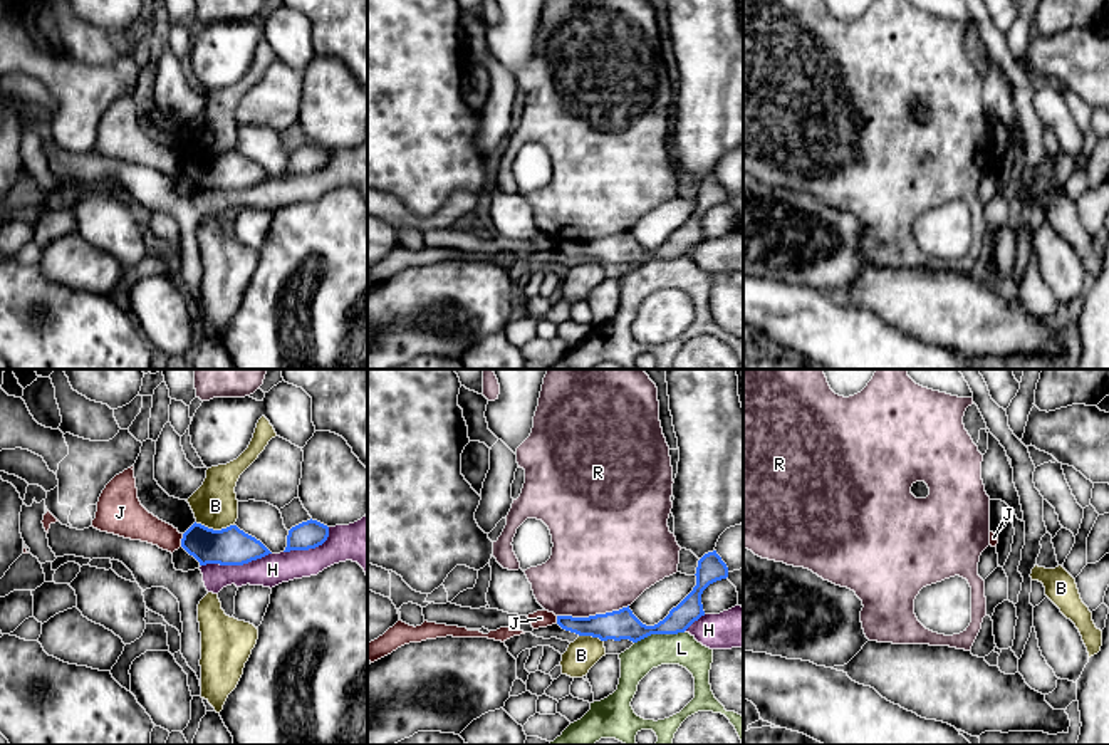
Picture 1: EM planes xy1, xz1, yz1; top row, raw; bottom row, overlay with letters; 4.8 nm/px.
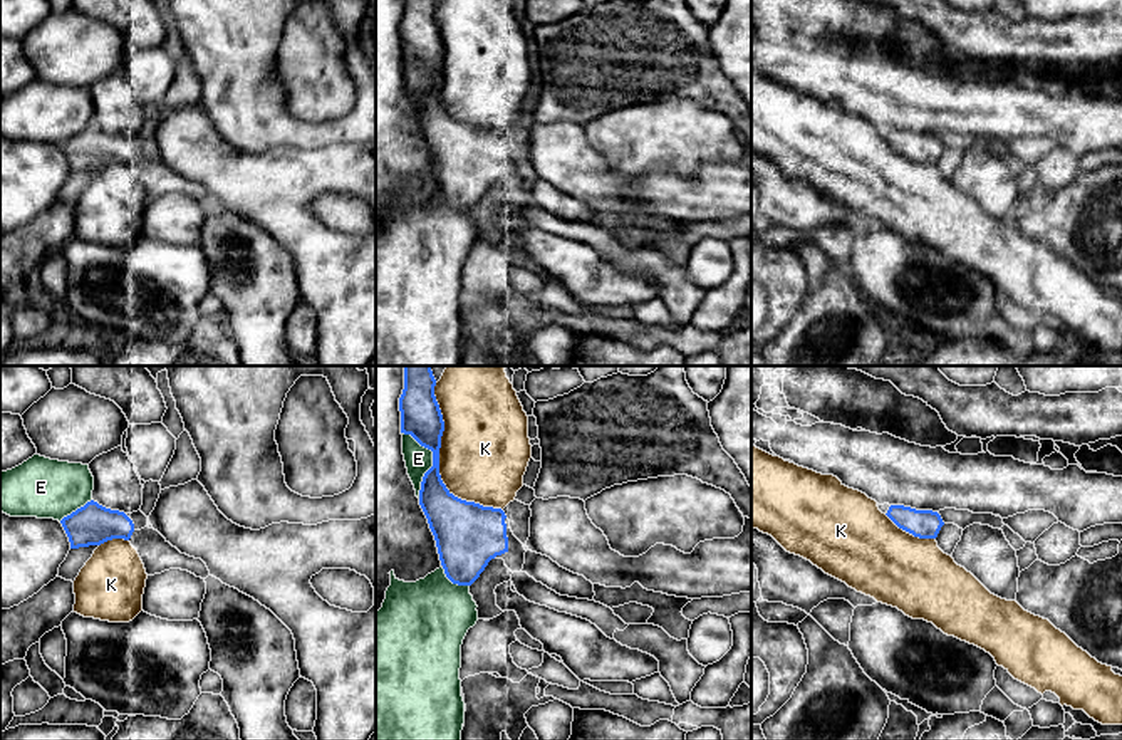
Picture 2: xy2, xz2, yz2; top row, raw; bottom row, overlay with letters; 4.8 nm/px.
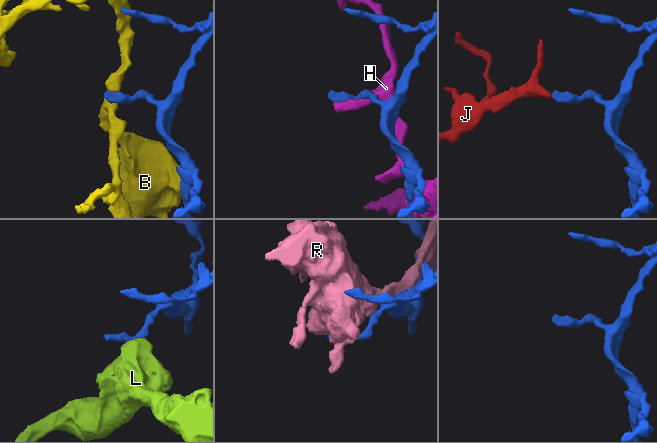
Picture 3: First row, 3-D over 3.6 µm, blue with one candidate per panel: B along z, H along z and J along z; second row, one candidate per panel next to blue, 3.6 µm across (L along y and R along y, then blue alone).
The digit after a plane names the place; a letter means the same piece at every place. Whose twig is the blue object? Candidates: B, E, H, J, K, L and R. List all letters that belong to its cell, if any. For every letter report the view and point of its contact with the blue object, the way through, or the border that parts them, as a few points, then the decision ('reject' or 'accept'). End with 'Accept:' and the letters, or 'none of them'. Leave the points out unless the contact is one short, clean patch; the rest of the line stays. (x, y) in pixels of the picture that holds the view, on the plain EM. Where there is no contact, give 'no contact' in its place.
B: meets blue in xy1 at (215, 155); reject
E: meets blue in xz2 at (433, 84); reject
H: meets blue in xy1 at (235, 188); reject
J: meets blue in xy1 at (182, 165); border along xy1 (183, 158), (180, 170); reject
K: meets blue in xz2 at (438, 88); reject
L: meets blue in xz1 at (658, 257); border along xz1 (683, 255), (651, 257), (635, 267); reject
R: meets blue in xz1 at (593, 240); reject
Accept: none of them

